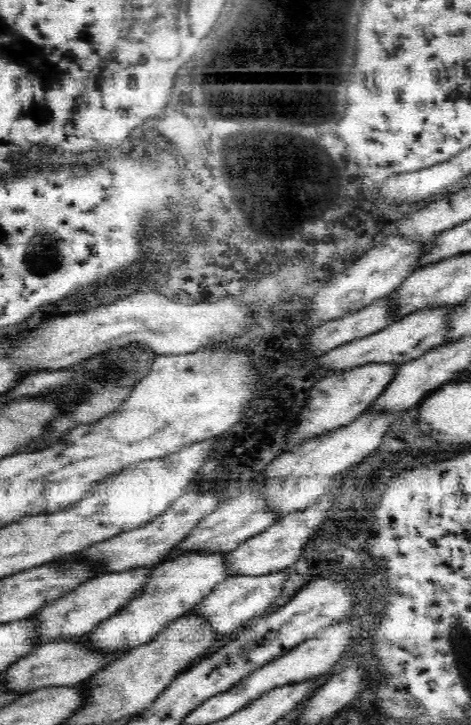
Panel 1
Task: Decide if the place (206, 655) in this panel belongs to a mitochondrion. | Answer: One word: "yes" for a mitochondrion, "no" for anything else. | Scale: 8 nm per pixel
no

